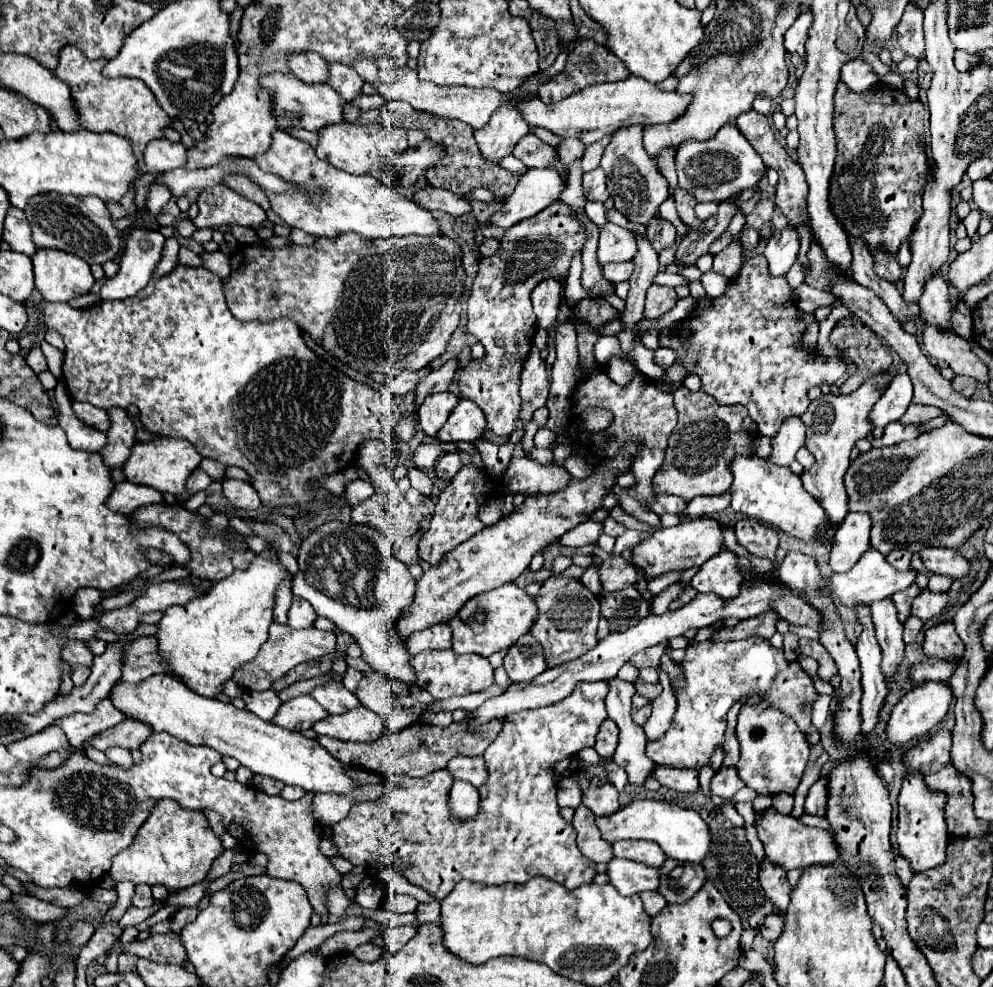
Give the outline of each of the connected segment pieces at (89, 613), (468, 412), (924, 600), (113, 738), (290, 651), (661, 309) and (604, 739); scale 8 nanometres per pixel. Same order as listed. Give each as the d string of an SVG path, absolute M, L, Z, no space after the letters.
M83 588L73 596L73 610L81 620L91 620L95 616L95 608L101 602L103 592L96 588Z
M461 398L457 408L447 418L445 426L439 430L437 438L443 442L455 442L455 440L475 442L481 438L485 426L487 424L485 424L483 410L475 402Z
M925 588L921 592L921 596L917 596L913 600L911 616L917 616L921 620L929 620L929 618L937 616L945 608L945 604L947 604L947 594L935 594Z
M127 718L123 722L119 722L117 726L97 734L93 738L93 746L97 750L105 750L109 746L121 746L121 748L127 748L127 750L135 750L139 748L149 736L153 734L153 728L145 722L139 722L139 720L133 720L133 718Z
M271 624L269 628L269 640L261 646L259 654L243 664L241 668L235 670L233 680L243 686L245 690L269 690L271 684L279 678L285 676L291 668L295 668L301 662L309 662L309 660L319 660L327 654L333 654L337 648L337 636L333 632L323 632L317 628L307 628L307 630L295 630L287 624Z
M651 284L647 294L649 296L645 300L645 318L659 318L665 312L669 312L671 308L675 308L675 302L677 302L675 288L661 286L661 284Z
M607 718L597 732L597 742L593 748L599 752L599 756L611 758L617 748L617 742L619 742L619 728L611 718Z

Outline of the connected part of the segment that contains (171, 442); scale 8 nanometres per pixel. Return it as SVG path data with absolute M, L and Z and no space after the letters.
M157 438L151 442L135 444L131 450L129 460L123 464L127 480L143 486L151 486L159 492L169 492L173 496L183 496L187 492L187 478L199 466L201 454L197 452L195 444L183 438Z

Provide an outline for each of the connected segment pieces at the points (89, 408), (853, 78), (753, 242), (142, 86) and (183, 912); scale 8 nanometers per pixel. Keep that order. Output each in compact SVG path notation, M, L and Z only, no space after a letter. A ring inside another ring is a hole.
M73 402L73 412L79 420L83 420L87 426L95 428L95 430L103 430L107 432L109 428L109 416L105 410L93 406L93 404L87 404L87 402Z
M855 58L855 60L849 60L847 64L843 64L843 68L841 68L841 80L853 92L863 92L863 90L875 86L879 82L879 76L861 58Z
M745 226L739 238L741 238L741 246L745 250L753 250L757 246L757 242L759 242L759 232L753 230L753 228L749 228L749 226Z
M67 44L67 48L63 48L59 54L59 66L55 68L55 74L69 84L71 94L75 98L75 106L81 108L83 126L91 132L113 132L131 138L135 144L135 154L139 156L139 164L143 164L145 146L155 138L163 138L163 130L169 128L173 120L163 112L157 98L143 80L125 76L107 78L101 72L105 64L105 58L89 60L77 46Z
M181 908L181 910L177 912L177 916L175 916L175 920L171 922L171 934L179 934L181 928L183 928L185 924L189 924L191 920L195 920L197 914L199 914L197 908Z

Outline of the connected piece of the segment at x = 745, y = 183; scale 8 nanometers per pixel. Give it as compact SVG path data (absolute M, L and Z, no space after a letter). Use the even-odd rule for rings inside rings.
M733 122L723 126L721 132L717 132L707 142L681 144L675 154L675 166L679 174L679 188L695 196L697 204L703 202L721 204L741 190L757 188L759 180L767 172L767 166L763 164L761 156L753 150L753 146L745 140L745 136Z

